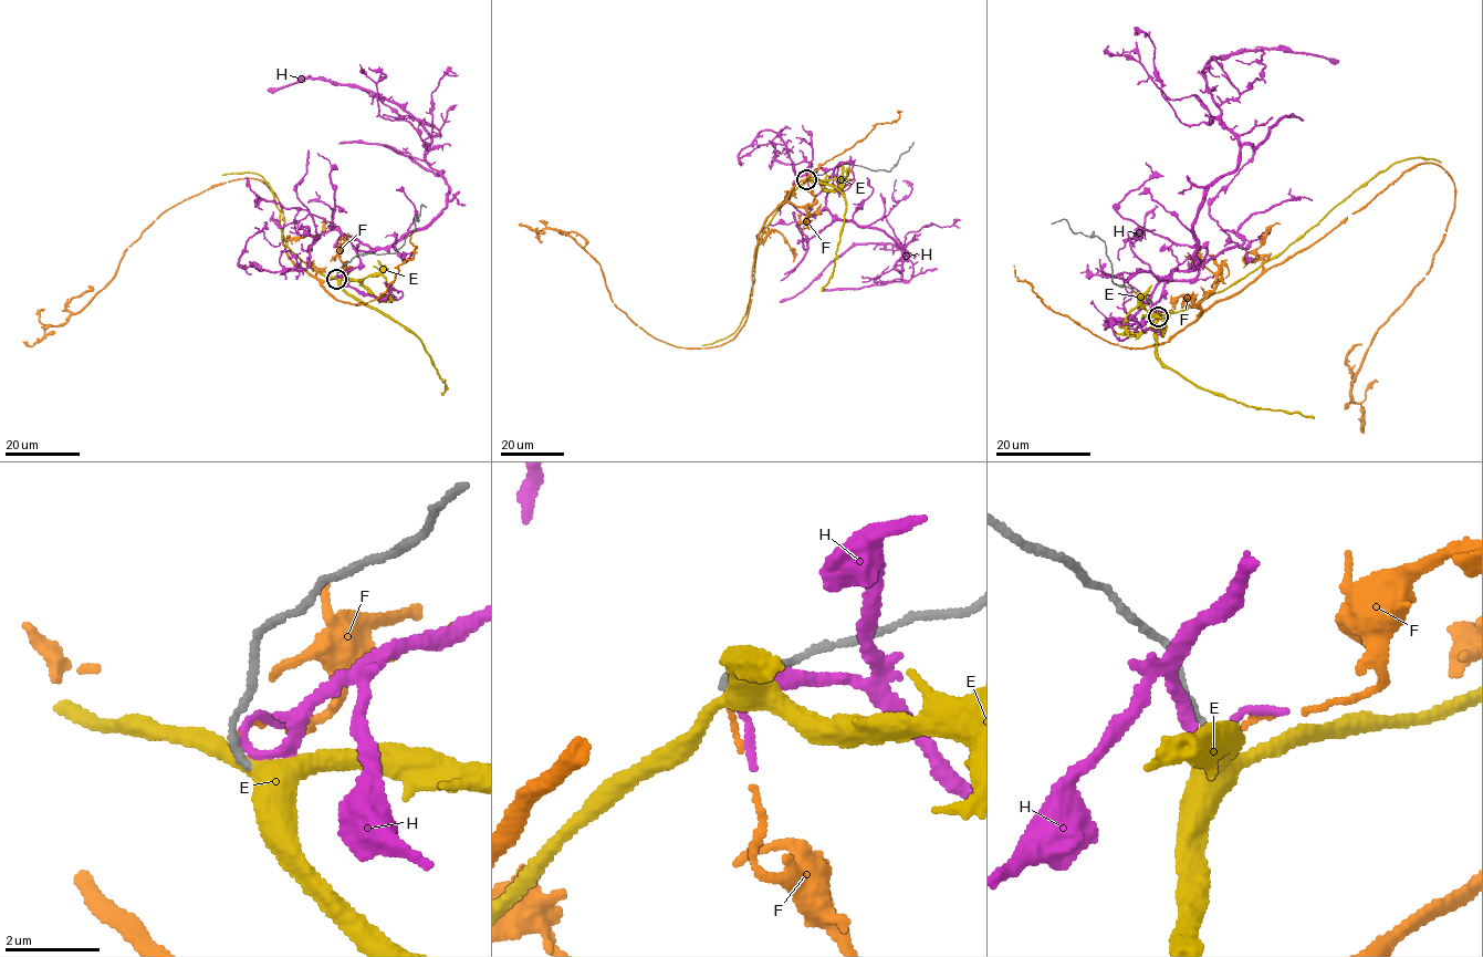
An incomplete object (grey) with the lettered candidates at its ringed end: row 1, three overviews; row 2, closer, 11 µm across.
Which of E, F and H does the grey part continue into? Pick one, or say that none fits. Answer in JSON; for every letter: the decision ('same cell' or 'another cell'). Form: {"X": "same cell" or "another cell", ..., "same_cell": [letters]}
{"E": "another cell", "F": "another cell", "H": "another cell", "same_cell": []}

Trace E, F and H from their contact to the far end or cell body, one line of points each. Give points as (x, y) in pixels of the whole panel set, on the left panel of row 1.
E: (336, 279), (307, 267), (288, 245), (281, 230), (280, 212), (273, 190), (261, 175), (249, 172), (222, 175)
F: (336, 277), (350, 268), (298, 268), (280, 203), (235, 179), (173, 206), (89, 304), (23, 342)
H: (336, 278), (354, 247), (429, 224), (449, 186), (396, 104), (319, 79), (268, 90)

